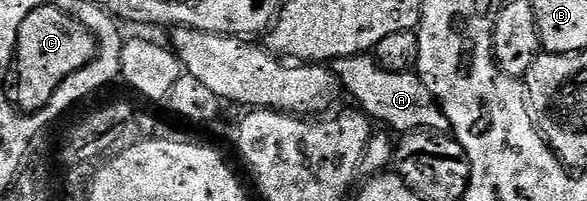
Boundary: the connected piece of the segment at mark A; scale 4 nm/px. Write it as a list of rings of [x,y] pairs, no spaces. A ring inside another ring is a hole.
[[[370,53],[333,60],[332,70],[340,81],[343,92],[347,96],[351,95],[358,102],[355,104],[365,111],[371,120],[378,122],[379,119],[380,122],[387,123],[391,132],[450,131],[450,122],[442,111],[442,106],[434,100],[434,94],[414,71],[392,73],[381,67]]]

